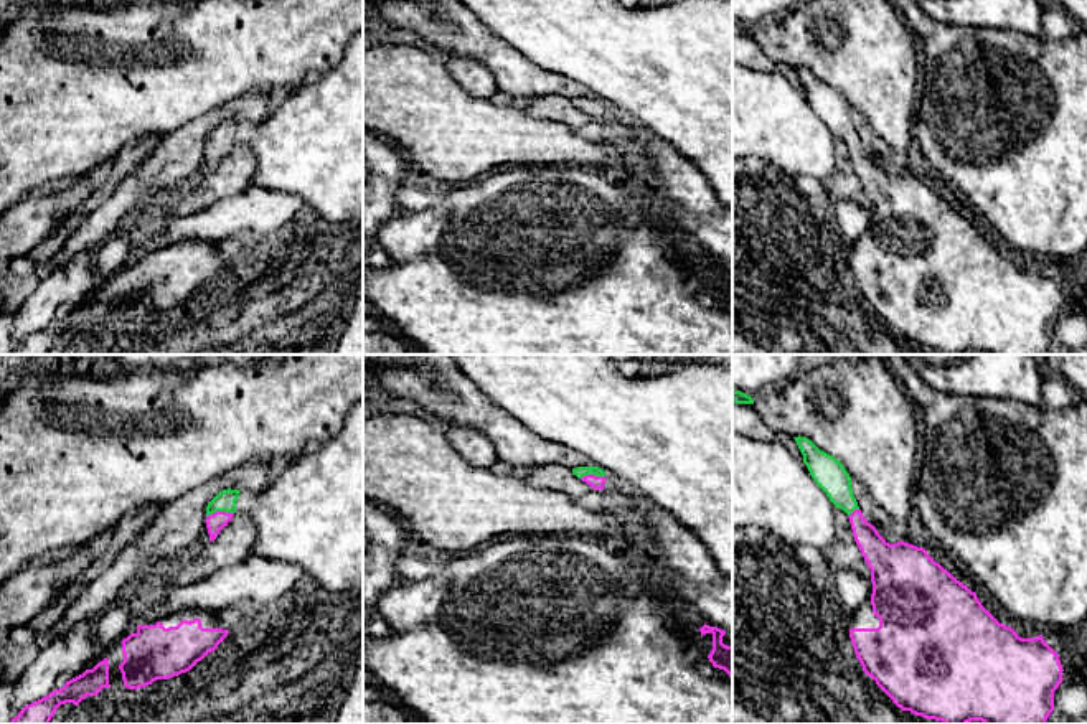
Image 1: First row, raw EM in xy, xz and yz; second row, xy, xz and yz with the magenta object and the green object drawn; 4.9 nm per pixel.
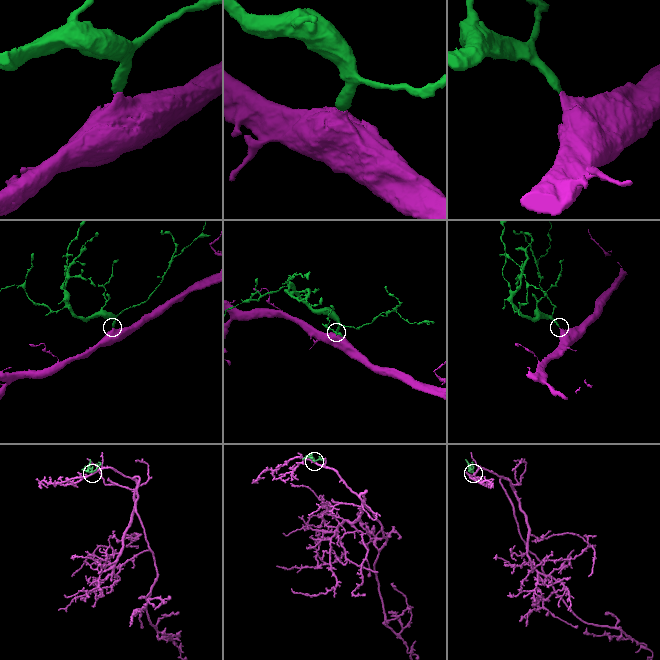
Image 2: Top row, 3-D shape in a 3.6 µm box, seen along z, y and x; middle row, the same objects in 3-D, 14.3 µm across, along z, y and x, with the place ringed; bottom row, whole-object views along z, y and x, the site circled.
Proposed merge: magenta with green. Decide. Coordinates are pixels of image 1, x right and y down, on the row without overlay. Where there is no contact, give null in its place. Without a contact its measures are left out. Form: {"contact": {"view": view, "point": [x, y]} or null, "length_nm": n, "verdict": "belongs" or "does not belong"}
{"contact": {"view": "xy", "point": [220, 142]}, "length_nm": 140, "verdict": "belongs"}

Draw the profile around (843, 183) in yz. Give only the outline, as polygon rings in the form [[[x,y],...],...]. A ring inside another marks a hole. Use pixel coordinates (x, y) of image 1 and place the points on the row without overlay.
[[[836,139],[835,158],[835,173],[828,178],[823,178],[823,185],[828,191],[830,200],[846,200],[866,209],[871,209],[871,200],[868,198],[854,172],[849,148],[841,139]]]

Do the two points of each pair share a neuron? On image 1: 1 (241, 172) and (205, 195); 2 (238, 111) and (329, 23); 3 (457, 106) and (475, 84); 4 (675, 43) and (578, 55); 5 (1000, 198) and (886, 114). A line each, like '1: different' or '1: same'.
1: same
2: different
3: different
4: same
5: different

